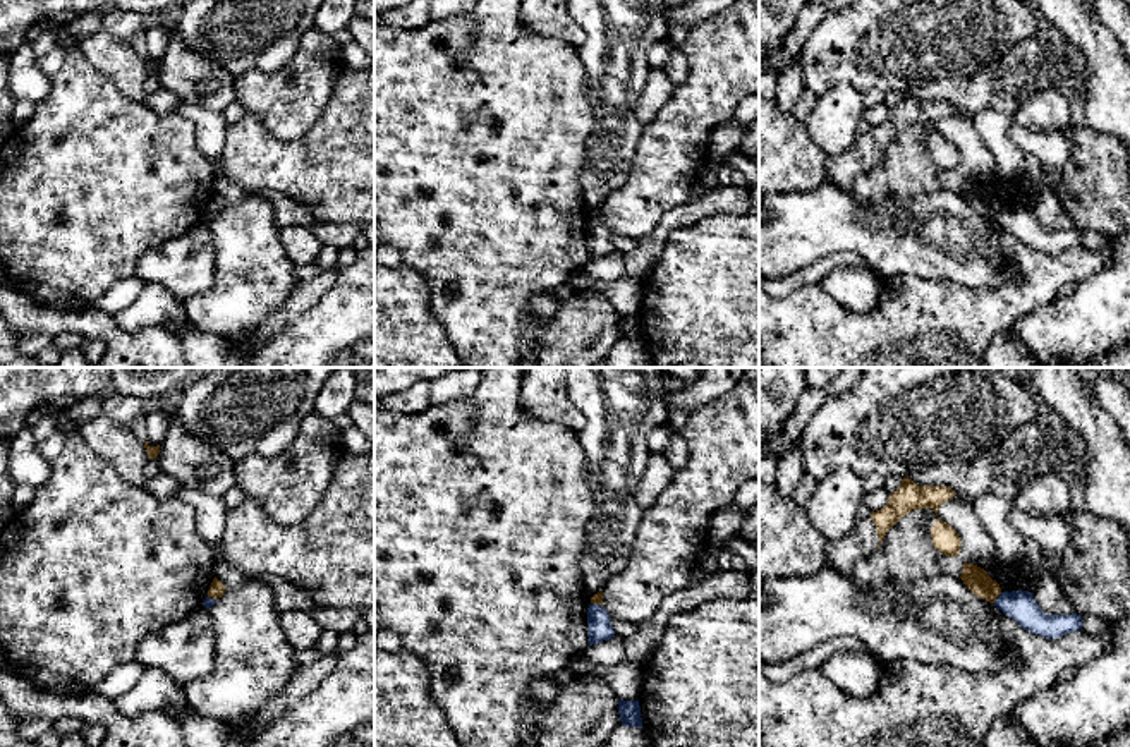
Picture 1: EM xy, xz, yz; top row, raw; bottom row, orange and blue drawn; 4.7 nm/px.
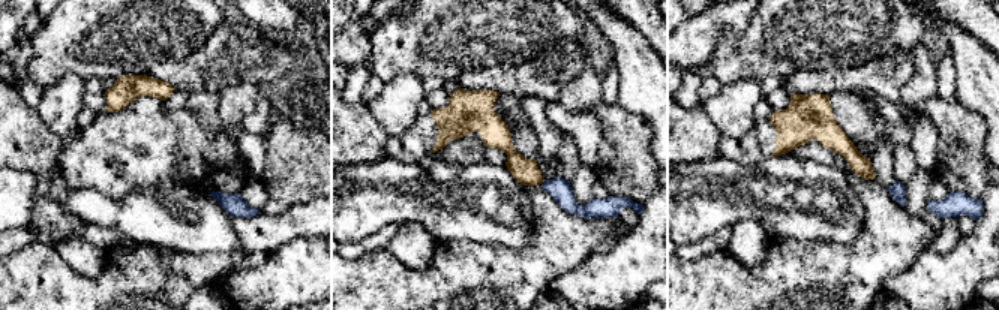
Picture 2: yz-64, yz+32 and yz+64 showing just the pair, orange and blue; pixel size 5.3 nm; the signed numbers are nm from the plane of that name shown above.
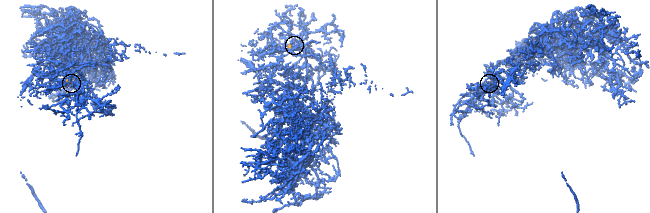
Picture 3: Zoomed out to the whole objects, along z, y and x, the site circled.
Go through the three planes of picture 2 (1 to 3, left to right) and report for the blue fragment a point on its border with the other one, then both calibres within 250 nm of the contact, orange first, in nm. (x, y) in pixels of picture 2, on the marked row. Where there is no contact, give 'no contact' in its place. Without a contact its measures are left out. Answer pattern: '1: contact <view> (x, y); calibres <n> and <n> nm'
1: no contact
2: contact yz+32 (542, 181); calibres 140 and 120 nm
3: no contact

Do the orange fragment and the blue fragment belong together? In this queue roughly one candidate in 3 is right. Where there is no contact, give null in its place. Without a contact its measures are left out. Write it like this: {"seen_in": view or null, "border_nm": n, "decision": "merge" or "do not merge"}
{"seen_in": "yz", "border_nm": 60, "decision": "do not merge"}

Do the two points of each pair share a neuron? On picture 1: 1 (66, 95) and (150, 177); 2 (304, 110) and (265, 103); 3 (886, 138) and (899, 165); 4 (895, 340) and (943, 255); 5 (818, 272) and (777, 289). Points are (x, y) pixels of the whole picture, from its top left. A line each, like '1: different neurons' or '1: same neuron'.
1: same neuron
2: same neuron
3: different neurons
4: different neurons
5: same neuron

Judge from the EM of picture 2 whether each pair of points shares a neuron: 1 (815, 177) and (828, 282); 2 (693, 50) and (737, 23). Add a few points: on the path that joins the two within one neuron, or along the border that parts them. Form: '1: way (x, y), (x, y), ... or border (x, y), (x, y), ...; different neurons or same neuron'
1: border (788, 235), (840, 243), (852, 243), (857, 238); different neurons
2: way (702, 38), (720, 20), (725, 20); same neuron

